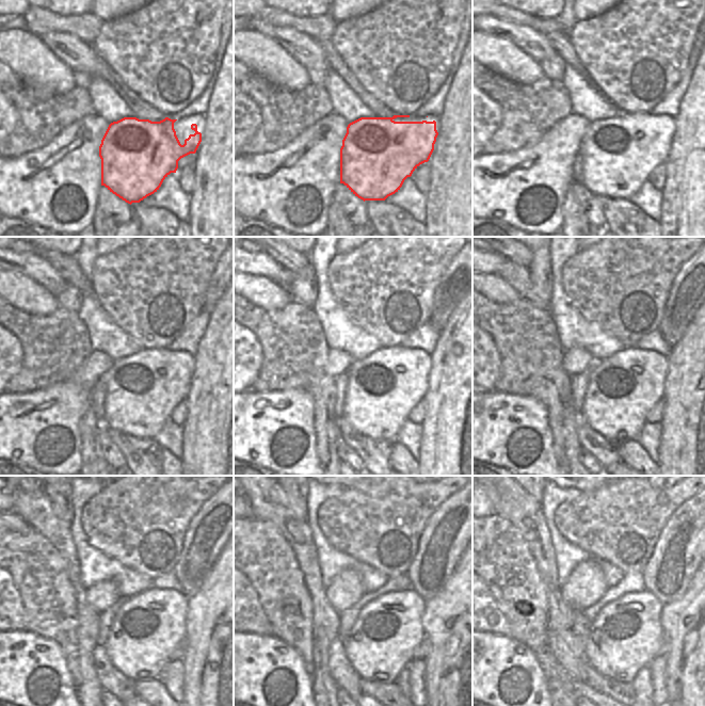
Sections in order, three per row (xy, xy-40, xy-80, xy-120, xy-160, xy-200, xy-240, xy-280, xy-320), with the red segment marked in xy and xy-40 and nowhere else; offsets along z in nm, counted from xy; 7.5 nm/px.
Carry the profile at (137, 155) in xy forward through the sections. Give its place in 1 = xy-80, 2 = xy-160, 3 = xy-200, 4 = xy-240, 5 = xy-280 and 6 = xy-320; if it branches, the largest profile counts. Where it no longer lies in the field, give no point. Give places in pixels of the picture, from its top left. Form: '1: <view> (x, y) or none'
1: xy-80 (618, 154)
2: xy-160 (383, 387)
3: xy-200 (622, 389)
4: xy-240 (146, 628)
5: xy-280 (381, 642)
6: xy-320 (625, 636)

